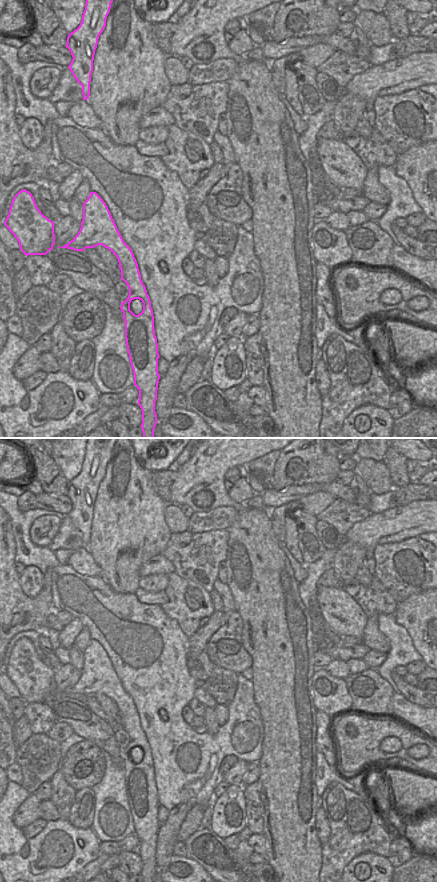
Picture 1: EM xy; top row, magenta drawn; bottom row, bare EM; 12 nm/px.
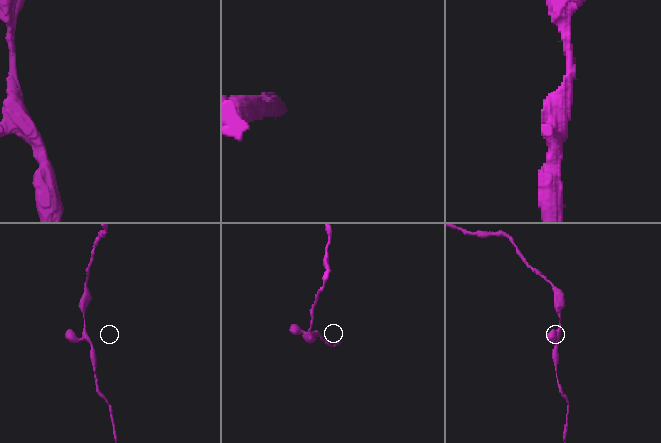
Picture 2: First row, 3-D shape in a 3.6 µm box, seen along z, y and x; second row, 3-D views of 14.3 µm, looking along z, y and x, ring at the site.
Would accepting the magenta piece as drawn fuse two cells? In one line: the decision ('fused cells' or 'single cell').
single cell

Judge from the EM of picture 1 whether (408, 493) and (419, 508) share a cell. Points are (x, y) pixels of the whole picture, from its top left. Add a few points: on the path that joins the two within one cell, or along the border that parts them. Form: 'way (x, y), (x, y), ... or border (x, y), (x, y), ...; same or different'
border (426, 499), (418, 499), (403, 506), (391, 507); different

